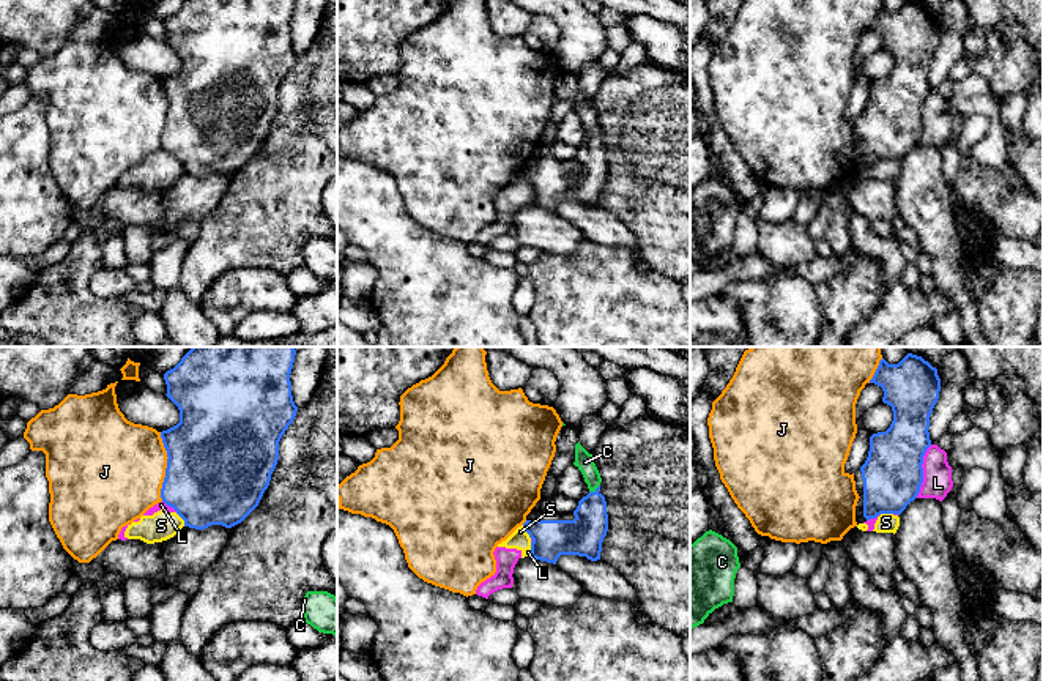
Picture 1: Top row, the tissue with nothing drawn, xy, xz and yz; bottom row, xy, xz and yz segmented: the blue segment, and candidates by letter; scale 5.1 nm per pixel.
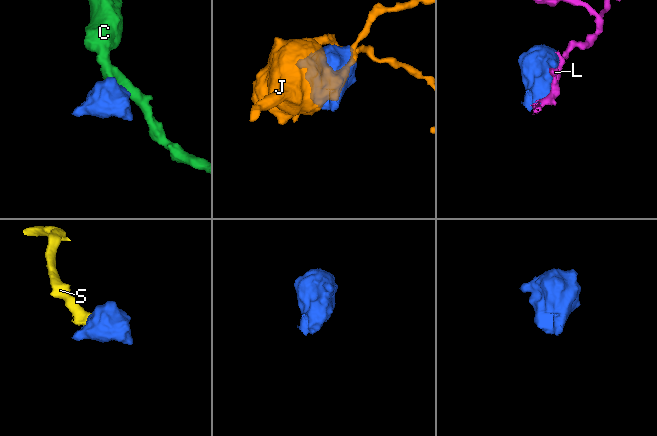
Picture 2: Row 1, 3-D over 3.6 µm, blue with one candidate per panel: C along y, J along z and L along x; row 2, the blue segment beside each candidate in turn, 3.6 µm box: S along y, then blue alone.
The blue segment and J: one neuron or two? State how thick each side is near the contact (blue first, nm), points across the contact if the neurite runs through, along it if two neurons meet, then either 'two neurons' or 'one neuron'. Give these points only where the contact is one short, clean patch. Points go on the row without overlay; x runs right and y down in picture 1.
500/480 nm | two neurons

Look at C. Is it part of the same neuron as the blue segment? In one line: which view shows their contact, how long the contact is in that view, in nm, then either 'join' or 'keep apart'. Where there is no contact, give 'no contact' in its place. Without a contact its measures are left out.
xz | 70 nm | join

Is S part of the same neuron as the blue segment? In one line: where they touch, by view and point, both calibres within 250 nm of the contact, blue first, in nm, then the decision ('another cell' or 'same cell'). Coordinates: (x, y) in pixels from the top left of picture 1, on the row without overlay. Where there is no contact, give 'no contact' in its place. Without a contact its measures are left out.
xy (181, 164) | 460/150 nm | another cell

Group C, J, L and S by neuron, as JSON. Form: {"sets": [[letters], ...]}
{"sets": [["C"], ["J"], ["L", "S"]]}

